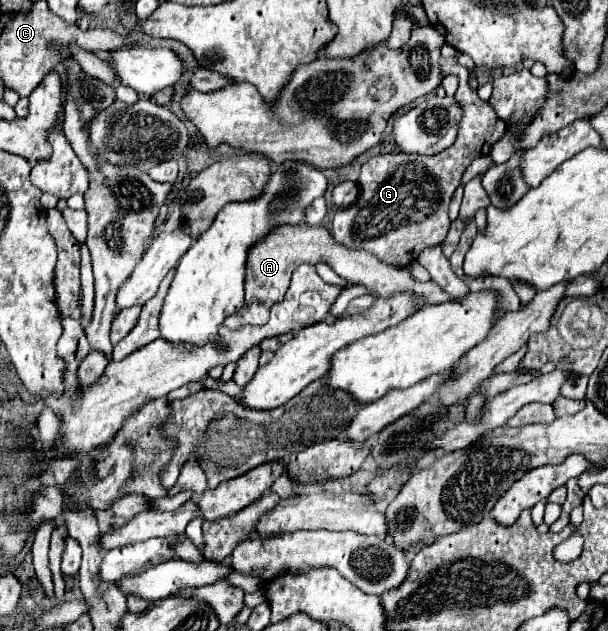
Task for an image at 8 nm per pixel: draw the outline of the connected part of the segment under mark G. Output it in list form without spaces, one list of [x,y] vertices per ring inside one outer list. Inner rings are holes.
[[[441,57],[441,71],[443,75],[451,73],[459,77],[455,99],[463,107],[463,119],[459,123],[457,141],[433,157],[403,155],[403,151],[371,157],[363,163],[357,179],[357,201],[337,211],[331,225],[331,235],[337,243],[347,249],[365,249],[393,267],[407,267],[423,249],[445,241],[445,233],[449,231],[449,199],[465,169],[477,155],[489,155],[493,143],[507,133],[505,123],[497,117],[491,103],[477,97],[477,91],[469,83],[469,71],[461,67],[455,57]]]

